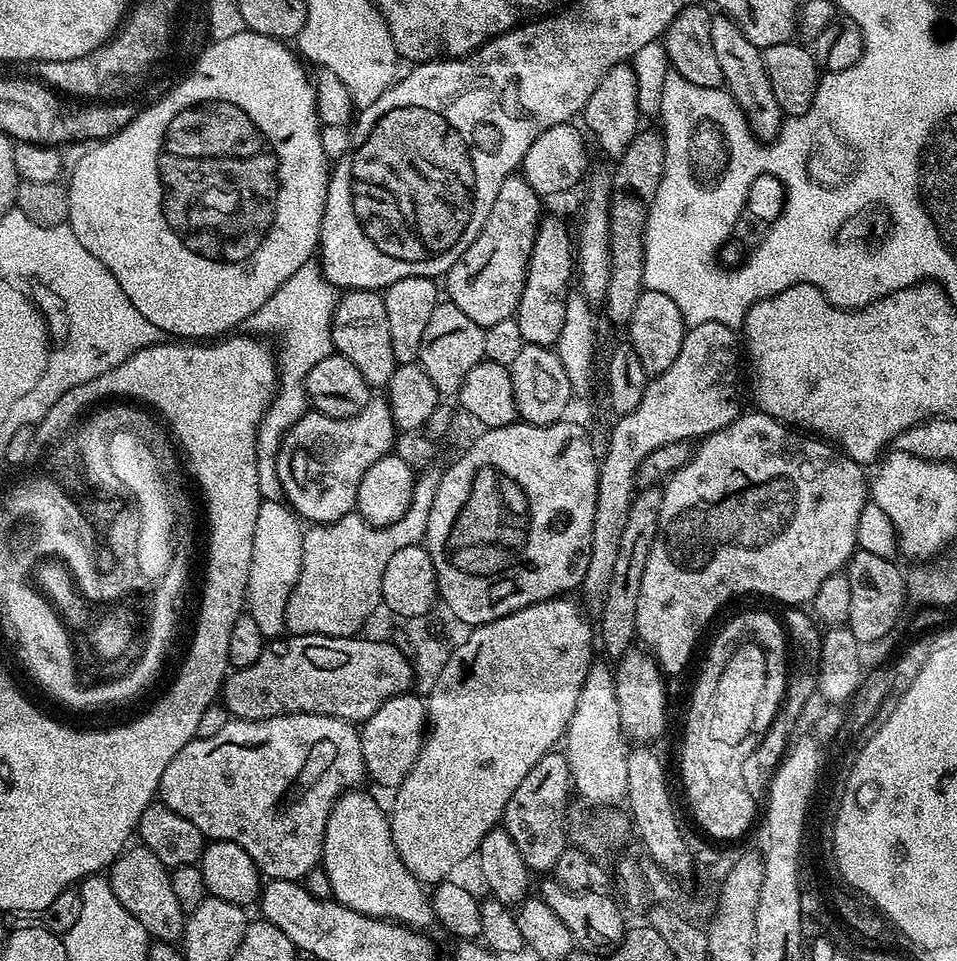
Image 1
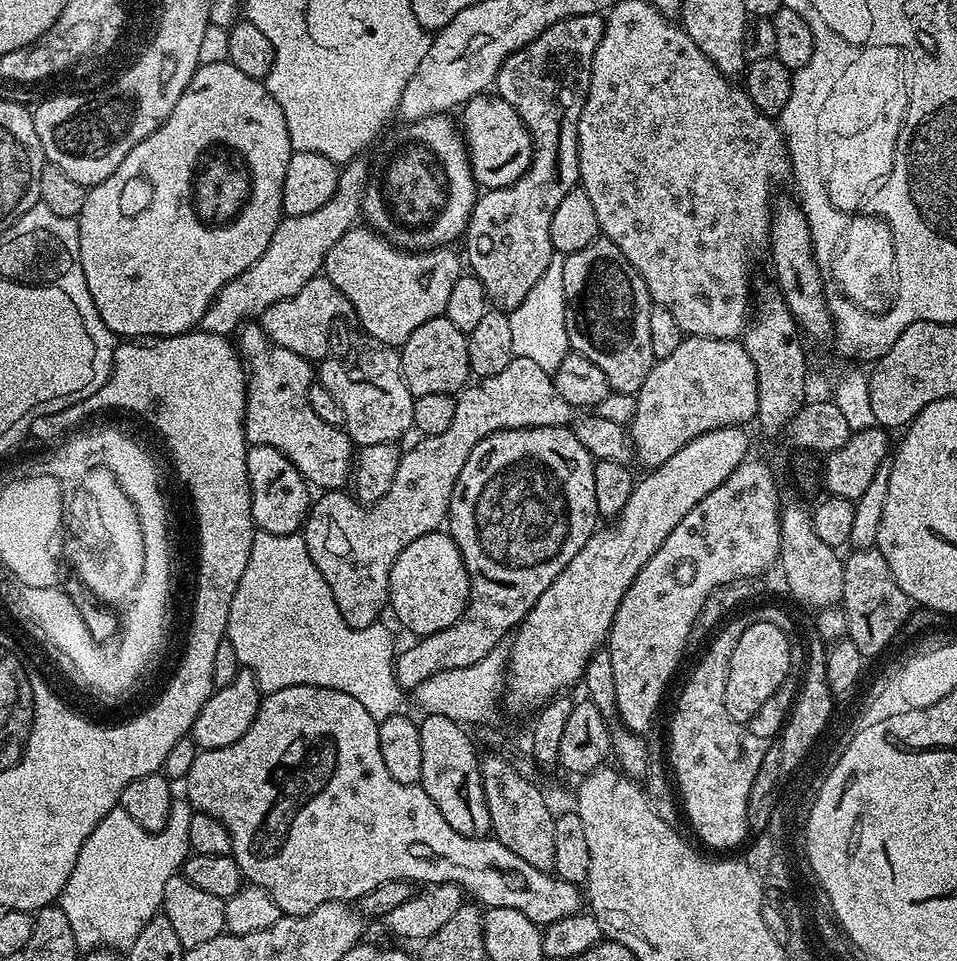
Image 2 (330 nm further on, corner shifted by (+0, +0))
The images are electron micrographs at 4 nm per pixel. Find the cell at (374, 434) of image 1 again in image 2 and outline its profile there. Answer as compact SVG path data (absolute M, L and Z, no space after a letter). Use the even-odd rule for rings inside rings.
M265 444L248 448L248 484L252 488L252 522L259 531L287 536L303 525L310 511L307 480L277 448Z

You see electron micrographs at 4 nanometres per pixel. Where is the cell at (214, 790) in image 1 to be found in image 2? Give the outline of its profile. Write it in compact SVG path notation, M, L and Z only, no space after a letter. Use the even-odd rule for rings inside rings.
M313 684L286 686L277 692L267 693L261 699L256 721L252 723L250 730L246 730L246 734L242 734L242 738L238 738L238 742L230 742L230 746L221 748L205 748L197 751L194 766L190 766L186 777L186 785L188 784L186 799L195 811L205 812L222 821L232 839L231 855L240 863L245 877L260 888L265 888L285 916L305 916L318 910L318 906L322 906L325 902L359 901L367 892L382 886L382 882L387 880L435 881L439 877L436 875L440 872L440 864L445 864L452 871L451 879L459 884L465 893L473 892L477 896L473 897L481 905L488 908L513 908L526 914L526 918L530 918L538 926L553 924L567 916L575 916L581 911L582 892L577 885L560 879L552 872L543 872L530 866L526 858L518 858L514 850L506 850L506 846L502 846L495 838L473 838L458 834L458 830L454 830L454 826L450 826L450 822L442 818L442 810L434 806L432 799L424 793L423 787L403 784L390 778L390 770L386 770L386 762L382 762L382 750L378 742L379 729L379 723L372 717L370 710L366 710L366 706L362 706L362 702L358 702L358 698L350 694L339 692L336 688L319 688Z

